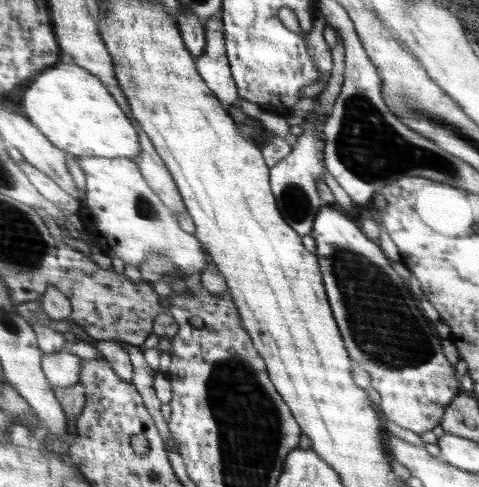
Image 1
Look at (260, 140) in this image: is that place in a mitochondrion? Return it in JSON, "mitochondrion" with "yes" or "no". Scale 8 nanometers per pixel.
{"mitochondrion":"no"}

